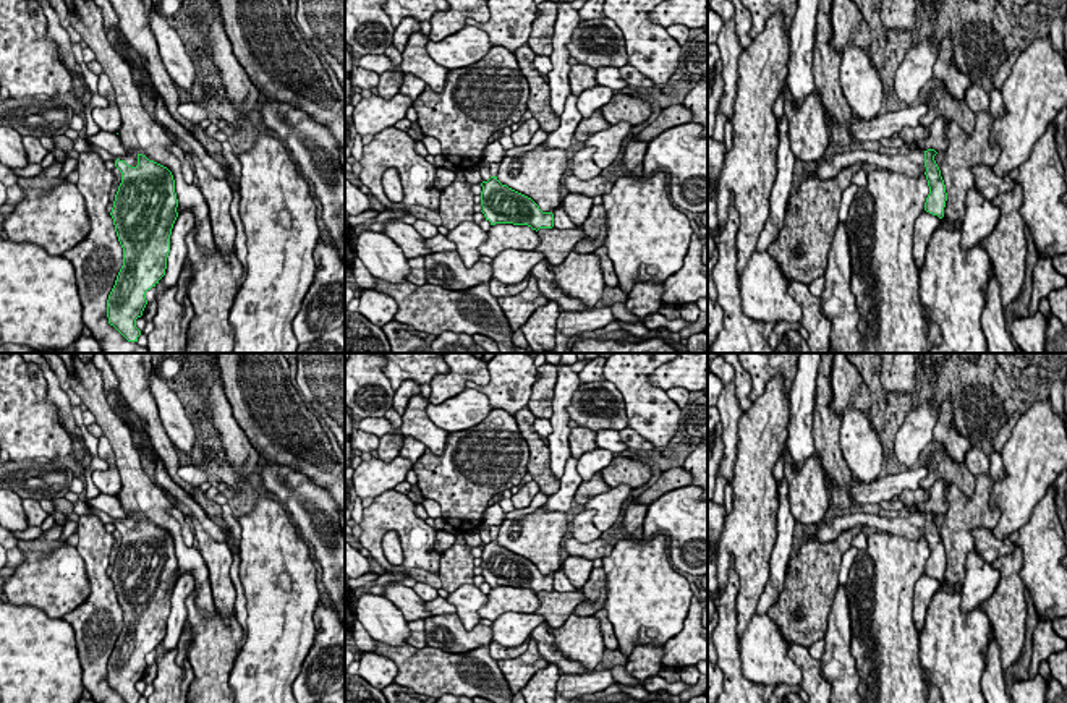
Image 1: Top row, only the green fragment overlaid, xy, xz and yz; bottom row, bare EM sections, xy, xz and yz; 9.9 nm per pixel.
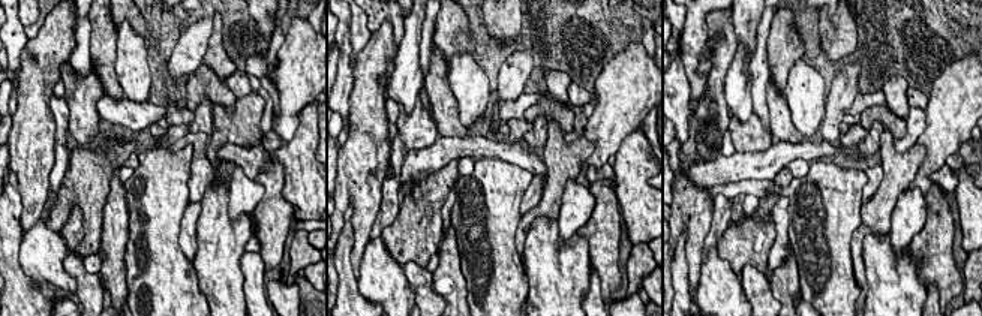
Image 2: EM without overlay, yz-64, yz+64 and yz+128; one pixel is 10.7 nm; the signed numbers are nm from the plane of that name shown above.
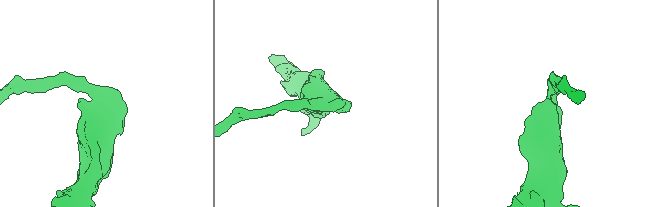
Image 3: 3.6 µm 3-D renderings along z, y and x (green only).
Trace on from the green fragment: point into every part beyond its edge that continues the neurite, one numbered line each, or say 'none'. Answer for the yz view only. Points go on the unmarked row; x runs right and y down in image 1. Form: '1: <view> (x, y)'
1: yz (912, 527)

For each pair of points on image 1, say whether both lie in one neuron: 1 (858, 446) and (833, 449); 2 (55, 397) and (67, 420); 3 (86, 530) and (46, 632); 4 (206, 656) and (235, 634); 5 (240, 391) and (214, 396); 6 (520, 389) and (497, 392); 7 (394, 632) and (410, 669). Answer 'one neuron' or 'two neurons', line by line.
1: two neurons
2: one neuron
3: two neurons
4: one neuron
5: two neurons
6: one neuron
7: two neurons

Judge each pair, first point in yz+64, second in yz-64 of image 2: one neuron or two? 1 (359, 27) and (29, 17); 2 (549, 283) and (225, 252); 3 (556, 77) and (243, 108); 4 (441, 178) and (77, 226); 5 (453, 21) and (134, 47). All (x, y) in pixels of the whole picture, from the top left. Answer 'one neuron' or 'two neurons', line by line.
1: one neuron
2: one neuron
3: two neurons
4: two neurons
5: two neurons

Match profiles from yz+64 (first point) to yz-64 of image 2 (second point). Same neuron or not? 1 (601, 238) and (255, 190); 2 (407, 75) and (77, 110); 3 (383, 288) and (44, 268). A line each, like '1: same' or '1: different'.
1: different
2: different
3: same

